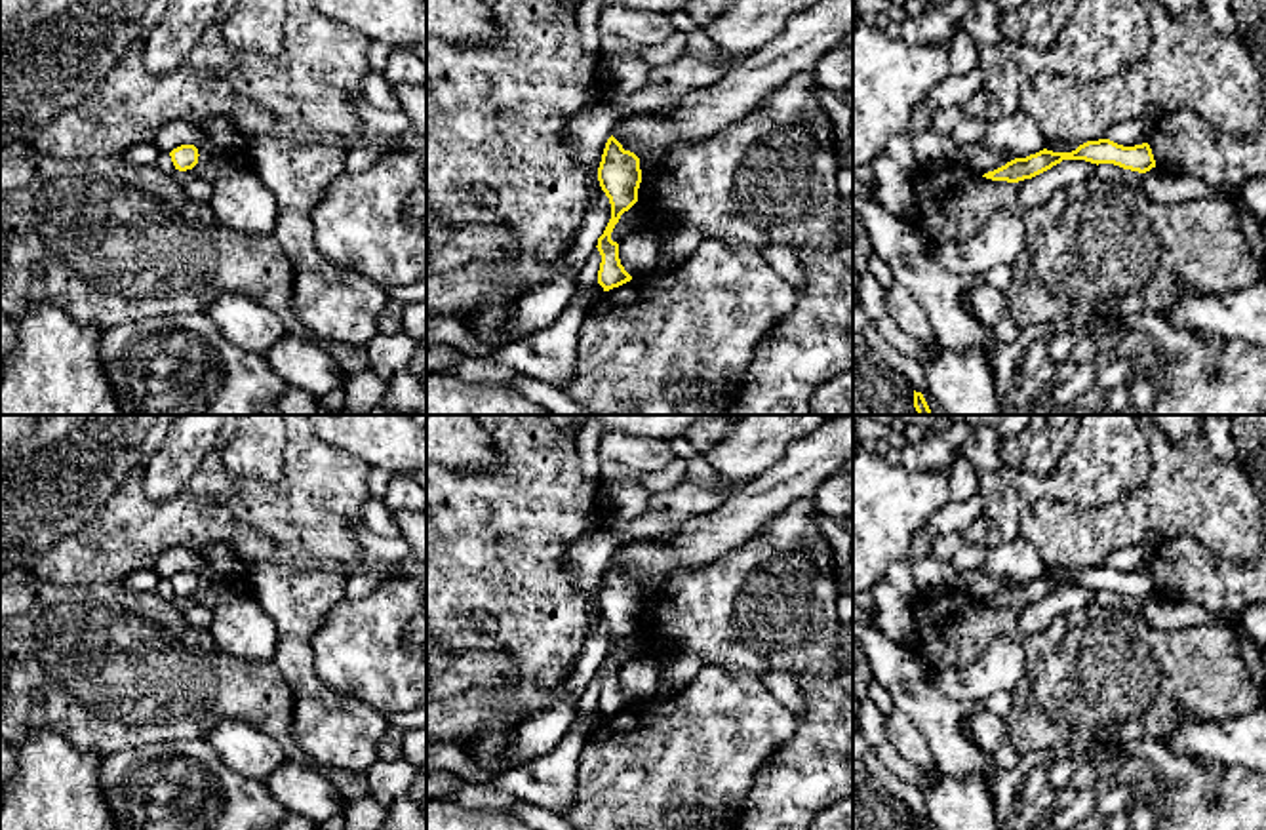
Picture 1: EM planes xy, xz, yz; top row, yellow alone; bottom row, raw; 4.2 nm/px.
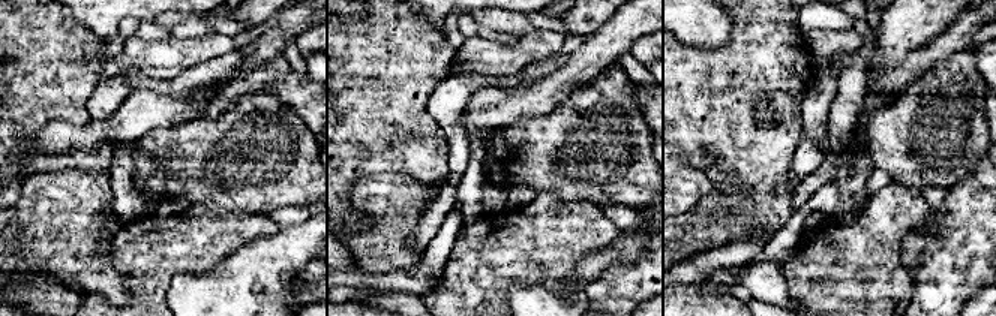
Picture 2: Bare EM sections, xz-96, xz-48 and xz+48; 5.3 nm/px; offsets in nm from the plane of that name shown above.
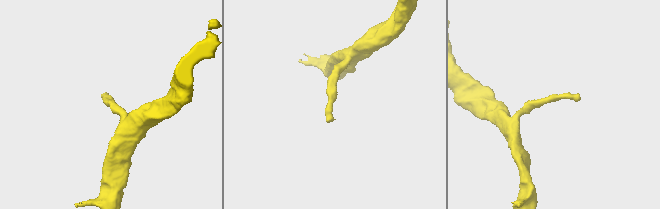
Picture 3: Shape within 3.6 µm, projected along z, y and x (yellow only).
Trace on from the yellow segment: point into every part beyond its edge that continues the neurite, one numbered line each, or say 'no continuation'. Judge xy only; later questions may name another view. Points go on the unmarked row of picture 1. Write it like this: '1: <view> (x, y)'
no continuation

